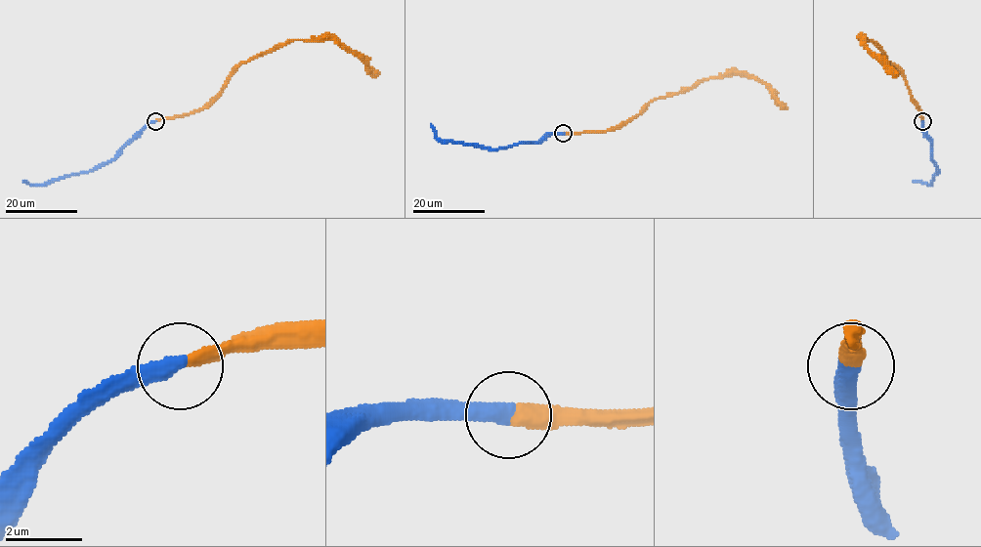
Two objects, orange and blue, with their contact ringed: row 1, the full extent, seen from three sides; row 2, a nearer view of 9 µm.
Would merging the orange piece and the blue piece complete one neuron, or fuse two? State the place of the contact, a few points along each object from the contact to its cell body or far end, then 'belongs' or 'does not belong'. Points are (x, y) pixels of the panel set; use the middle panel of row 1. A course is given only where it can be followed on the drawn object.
at (563, 133); orange runs (564, 133), (614, 130), (651, 102), (704, 80), (734, 73), (762, 81), (787, 109); blue runs (564, 133), (547, 133), (536, 142), (483, 148), (442, 142), (431, 124); belongs

